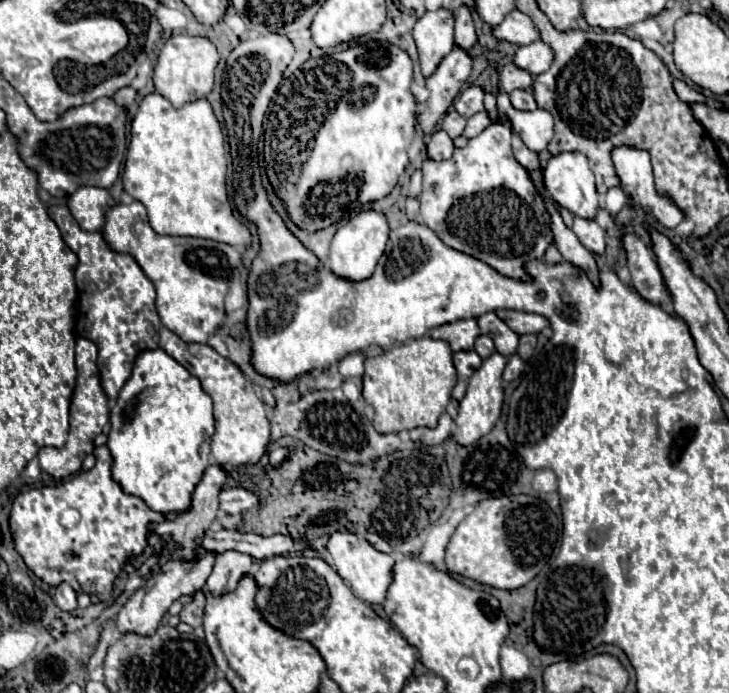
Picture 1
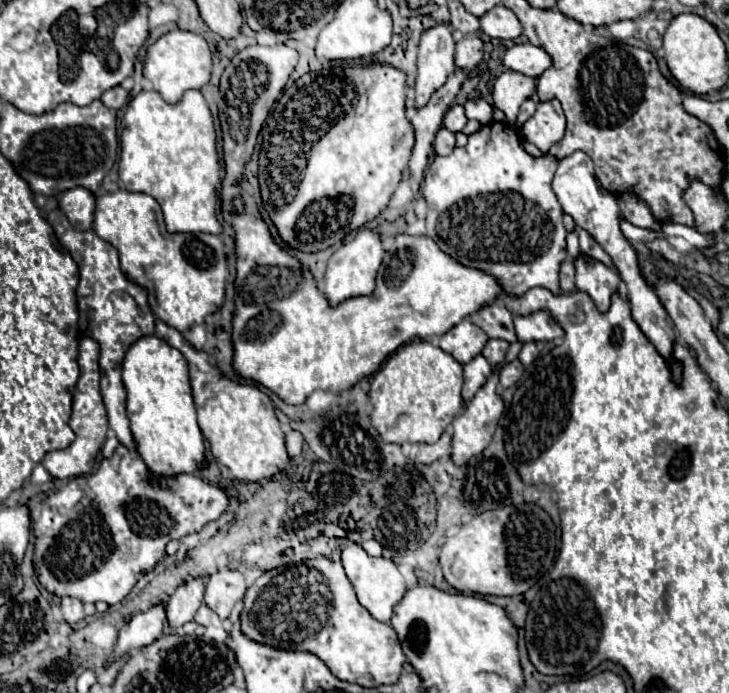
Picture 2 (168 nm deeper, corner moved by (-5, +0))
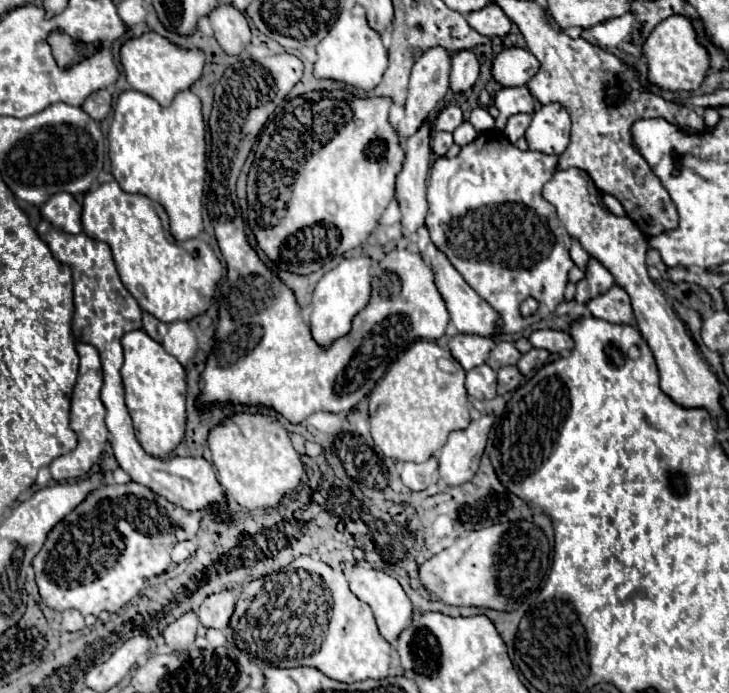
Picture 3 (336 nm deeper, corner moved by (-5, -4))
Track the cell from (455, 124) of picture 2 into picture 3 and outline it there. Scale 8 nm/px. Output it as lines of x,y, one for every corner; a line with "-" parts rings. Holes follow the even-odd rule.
449,105
439,113
435,121
435,131
455,131
461,123
463,123
461,109
457,105

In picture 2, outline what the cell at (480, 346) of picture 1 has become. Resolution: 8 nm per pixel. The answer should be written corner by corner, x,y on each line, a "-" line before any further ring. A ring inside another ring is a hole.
489,339
485,349
483,349
483,357
487,357
487,361
491,365
497,365
497,363
501,363
505,359
507,347
509,347
509,343
503,341
503,339

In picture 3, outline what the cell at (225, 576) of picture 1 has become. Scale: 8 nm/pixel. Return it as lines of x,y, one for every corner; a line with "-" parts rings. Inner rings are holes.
221,591
203,601
199,609
199,619
207,629
225,629
229,625
229,617
235,609
235,595
229,591

